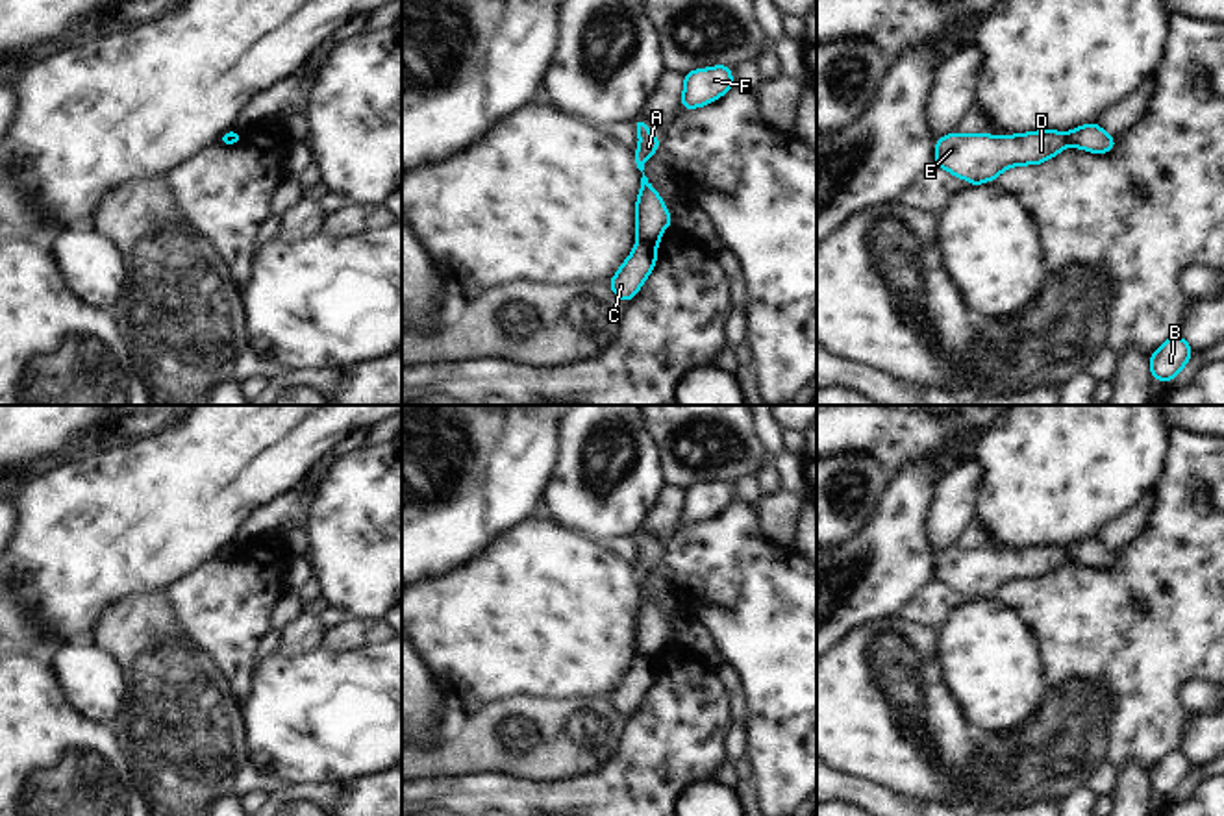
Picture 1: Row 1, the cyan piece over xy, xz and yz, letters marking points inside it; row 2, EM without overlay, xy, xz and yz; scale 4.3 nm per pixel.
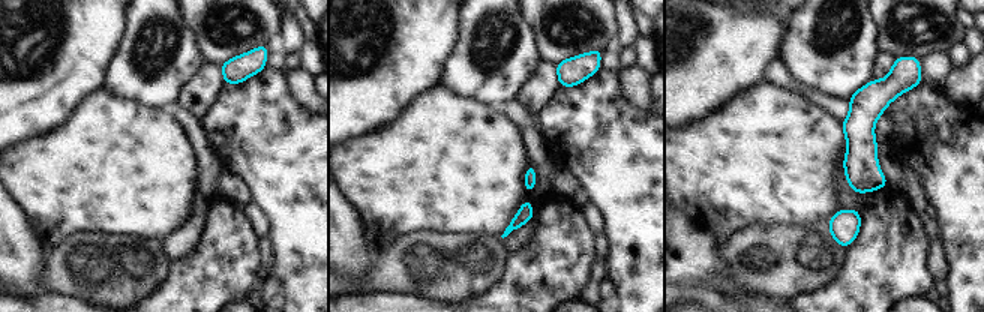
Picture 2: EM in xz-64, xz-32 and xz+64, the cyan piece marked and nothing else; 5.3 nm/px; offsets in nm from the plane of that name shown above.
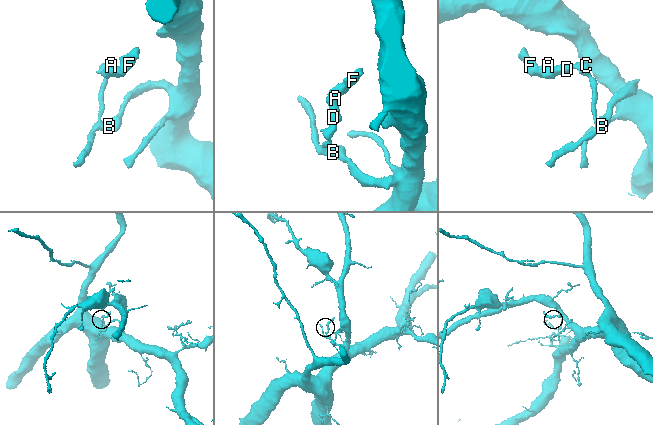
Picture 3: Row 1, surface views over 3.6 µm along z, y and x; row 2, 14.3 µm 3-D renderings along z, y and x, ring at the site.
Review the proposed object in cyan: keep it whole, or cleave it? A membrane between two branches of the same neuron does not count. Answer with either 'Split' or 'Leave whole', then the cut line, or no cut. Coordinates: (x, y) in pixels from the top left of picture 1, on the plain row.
Split. Split along xz (639, 655), (654, 659).

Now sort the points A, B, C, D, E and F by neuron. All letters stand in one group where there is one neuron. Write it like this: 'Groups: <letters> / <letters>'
Groups: A D E F / B C.

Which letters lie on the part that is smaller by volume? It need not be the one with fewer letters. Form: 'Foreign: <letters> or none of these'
Foreign: A, D, E, F

